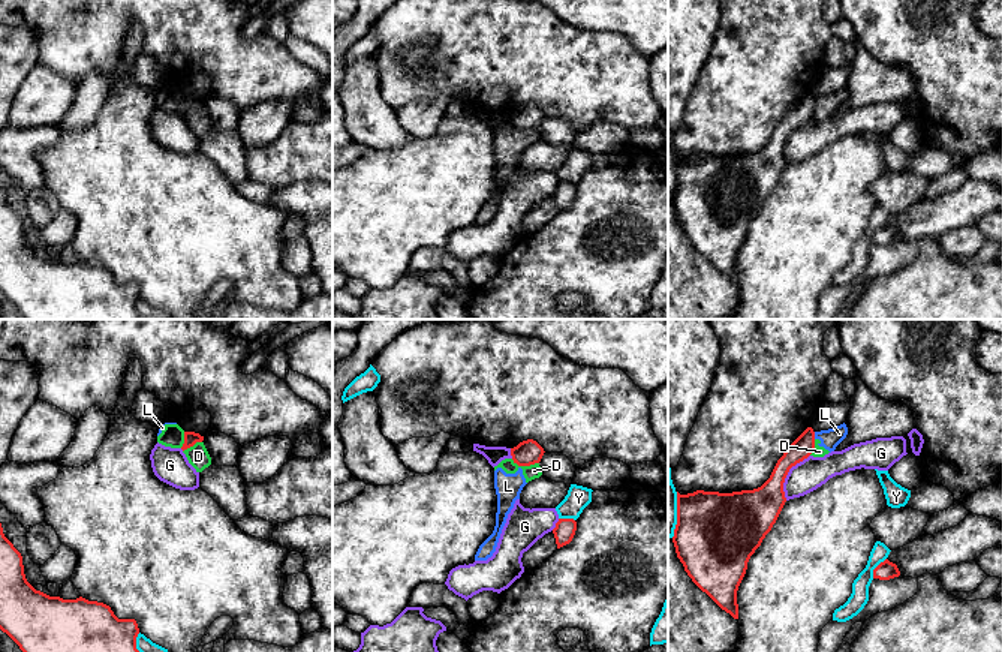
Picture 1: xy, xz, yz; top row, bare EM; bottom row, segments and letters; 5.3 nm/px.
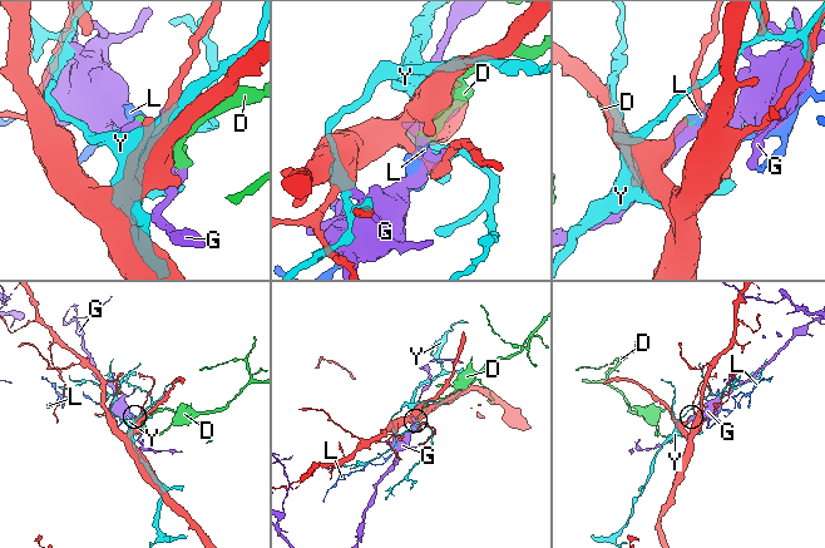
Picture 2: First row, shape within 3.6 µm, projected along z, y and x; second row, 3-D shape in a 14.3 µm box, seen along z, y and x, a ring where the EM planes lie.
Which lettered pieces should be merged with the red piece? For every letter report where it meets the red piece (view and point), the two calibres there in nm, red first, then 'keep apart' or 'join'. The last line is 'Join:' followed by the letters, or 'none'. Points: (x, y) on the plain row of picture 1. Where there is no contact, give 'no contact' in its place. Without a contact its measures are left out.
D: meets red in xz at (524, 129); 140 nm thick on the red side, 80 nm on the other; keep apart
G: meets red in yz at (787, 138); 220 nm thick on the red side, 170 nm on the other; keep apart
L: meets red in yz at (814, 99); 110 nm thick on the red side, 100 nm on the other; keep apart
Y: meets red in yz at (875, 233); 100 nm thick on the red side, 100 nm on the other; keep apart
Join: none

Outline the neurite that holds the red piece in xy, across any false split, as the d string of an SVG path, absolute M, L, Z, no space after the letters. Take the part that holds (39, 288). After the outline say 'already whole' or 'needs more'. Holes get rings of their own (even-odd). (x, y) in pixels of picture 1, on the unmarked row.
M0 187L0 294L6 297L25 319L142 319L136 313L139 292L135 283L118 283L109 270L82 261L63 264L36 255L25 243L22 220L4 201Z; already whole

